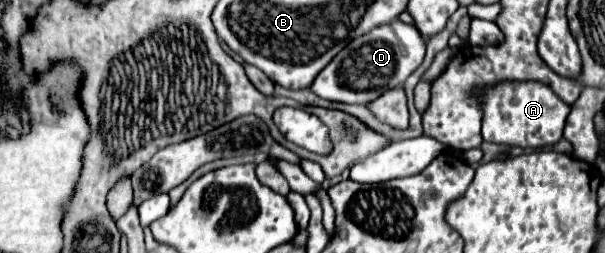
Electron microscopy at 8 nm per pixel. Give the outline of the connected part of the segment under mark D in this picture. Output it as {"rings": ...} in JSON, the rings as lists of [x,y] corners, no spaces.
{"rings":[[[392,20],[390,24],[382,24],[378,28],[372,28],[370,32],[354,38],[314,80],[312,92],[318,94],[320,98],[332,100],[332,102],[346,102],[346,104],[368,104],[382,96],[384,92],[398,88],[404,84],[404,80],[422,64],[426,54],[426,40],[418,32],[418,28],[404,24],[402,20]]]}

